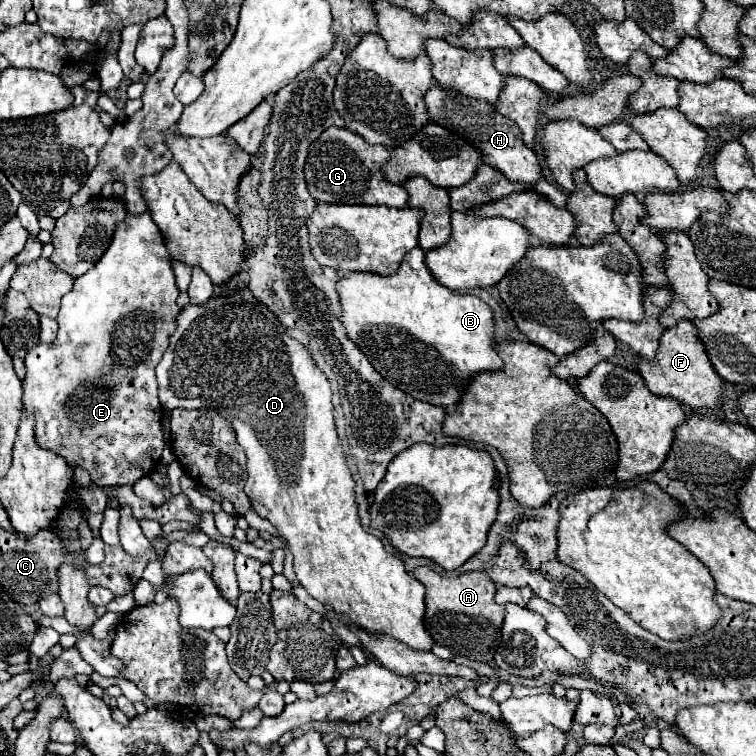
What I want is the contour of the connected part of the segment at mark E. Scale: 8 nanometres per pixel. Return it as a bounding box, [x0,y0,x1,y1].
[22,213,180,487]

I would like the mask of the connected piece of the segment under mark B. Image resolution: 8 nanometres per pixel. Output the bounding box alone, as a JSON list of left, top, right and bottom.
[336,247,502,409]

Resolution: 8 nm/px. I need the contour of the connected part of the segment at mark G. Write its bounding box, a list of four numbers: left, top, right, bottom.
[304,127,408,207]

